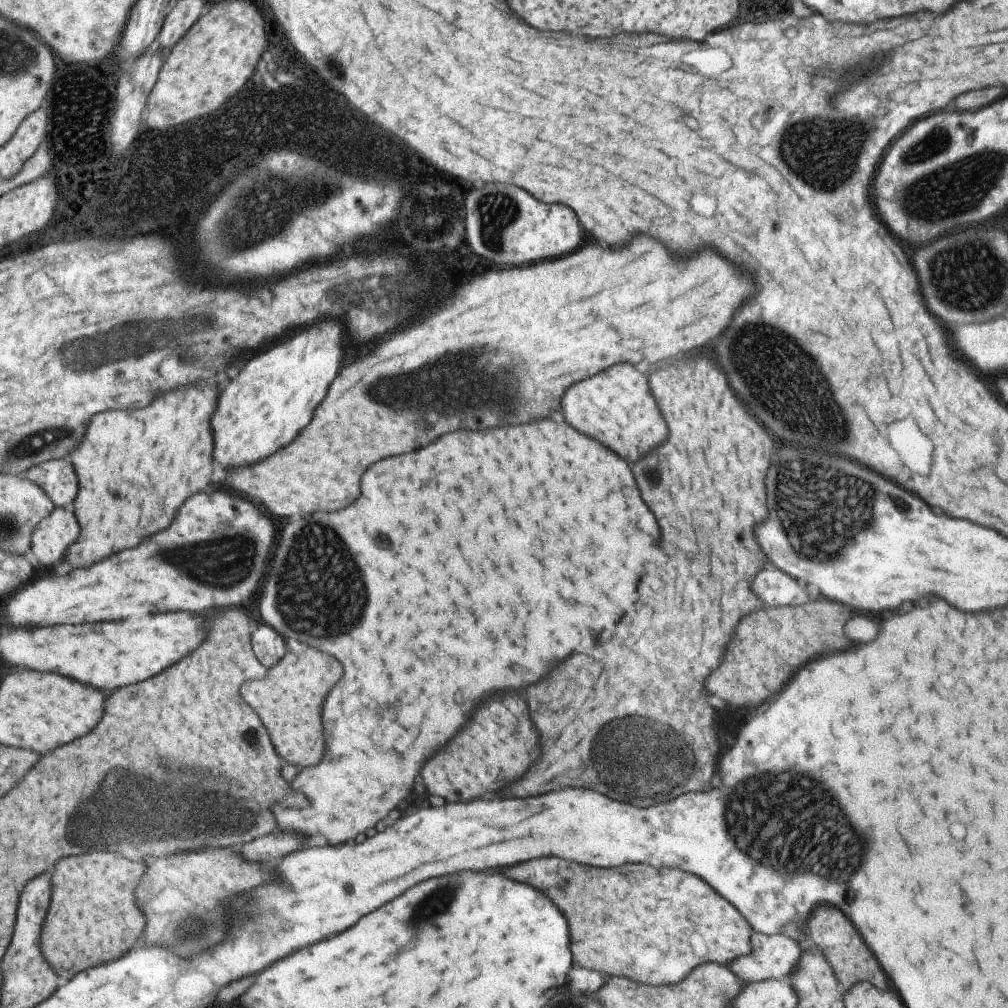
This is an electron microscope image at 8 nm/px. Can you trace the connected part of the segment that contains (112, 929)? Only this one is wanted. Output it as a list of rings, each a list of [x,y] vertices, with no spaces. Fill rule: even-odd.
[[[91,852],[61,858],[57,862],[57,868],[53,872],[55,902],[51,902],[51,914],[47,916],[47,926],[43,928],[43,950],[45,958],[51,962],[51,966],[55,966],[59,974],[75,976],[91,966],[119,958],[123,952],[135,946],[137,938],[145,940],[145,926],[149,924],[149,918],[139,906],[137,890],[143,884],[147,872],[149,864],[145,860],[131,860],[123,852]]]

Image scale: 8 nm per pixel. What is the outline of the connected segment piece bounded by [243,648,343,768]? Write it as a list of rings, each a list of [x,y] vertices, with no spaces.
[[[307,648],[305,652],[291,652],[279,662],[279,666],[273,666],[267,674],[267,678],[263,680],[251,680],[247,682],[247,686],[243,686],[243,698],[255,706],[255,710],[259,712],[259,716],[263,718],[263,724],[267,726],[267,730],[271,732],[273,744],[279,752],[279,756],[289,762],[295,764],[295,768],[307,768],[307,766],[315,766],[323,760],[325,754],[325,738],[323,738],[323,726],[321,726],[321,706],[323,700],[327,698],[327,694],[331,692],[331,688],[341,680],[343,676],[343,666],[337,658],[323,654],[315,648]]]

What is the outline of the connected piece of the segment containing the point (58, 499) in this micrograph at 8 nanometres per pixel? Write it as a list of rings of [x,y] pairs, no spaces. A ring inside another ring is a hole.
[[[49,460],[27,472],[29,482],[35,482],[47,496],[53,498],[57,508],[67,508],[75,502],[79,492],[79,482],[75,468],[71,472],[69,460]]]

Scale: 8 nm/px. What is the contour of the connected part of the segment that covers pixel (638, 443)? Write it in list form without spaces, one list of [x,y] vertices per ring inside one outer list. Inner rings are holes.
[[[631,364],[611,366],[611,370],[603,370],[593,378],[585,378],[569,386],[561,400],[559,410],[567,424],[575,426],[581,434],[599,438],[599,442],[611,446],[615,454],[627,458],[629,462],[637,460],[665,438],[667,430],[663,418],[657,416],[657,406],[649,392],[647,378]]]

